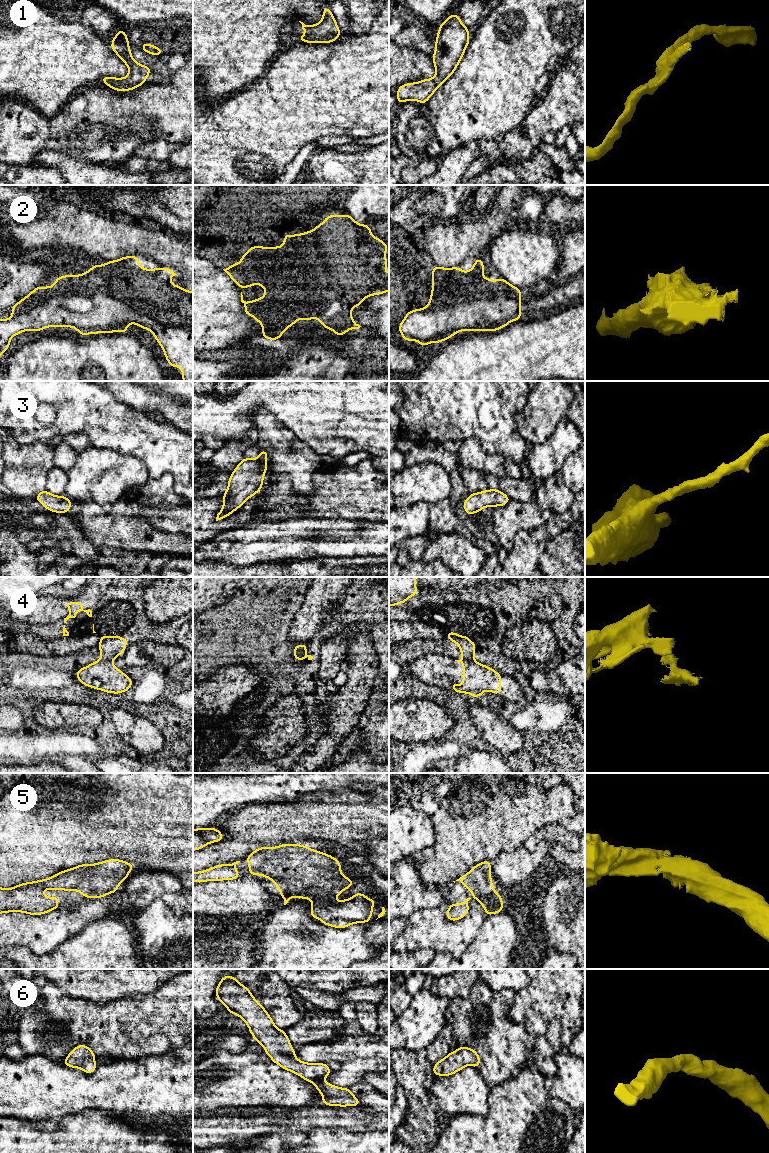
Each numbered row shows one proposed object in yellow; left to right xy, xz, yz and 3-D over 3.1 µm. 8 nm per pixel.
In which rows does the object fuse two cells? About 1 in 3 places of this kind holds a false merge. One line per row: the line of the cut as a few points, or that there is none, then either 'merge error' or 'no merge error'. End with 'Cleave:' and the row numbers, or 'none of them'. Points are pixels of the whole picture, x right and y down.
1: cut none; no merge error
2: cut none; no merge error
3: cut none; no merge error
4: cut yz (462, 658), (471, 660); merge error
5: cut none; no merge error
6: cut none; no merge error
Cleave: 4

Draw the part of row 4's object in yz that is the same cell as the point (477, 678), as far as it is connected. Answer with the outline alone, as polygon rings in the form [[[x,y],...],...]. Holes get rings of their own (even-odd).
[[[455,660],[463,663],[463,685],[458,686],[456,682],[451,683],[451,690],[460,694],[469,693],[474,698],[486,690],[501,696],[501,674],[493,668],[482,665],[472,660]]]

